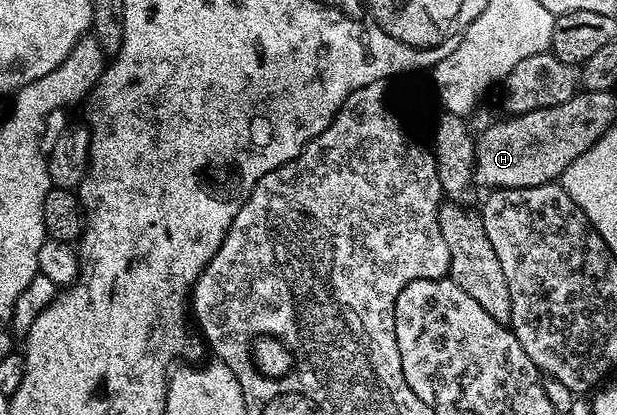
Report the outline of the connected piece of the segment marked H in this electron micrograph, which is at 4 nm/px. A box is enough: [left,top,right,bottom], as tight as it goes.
[475,91,600,190]

